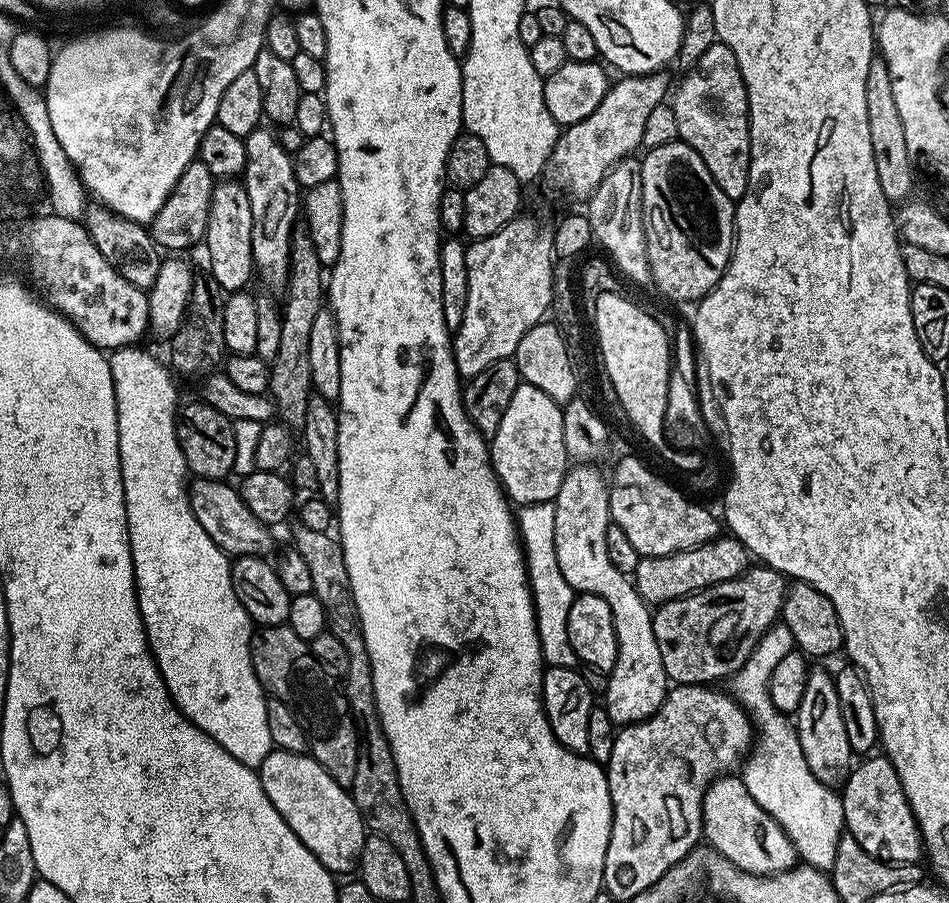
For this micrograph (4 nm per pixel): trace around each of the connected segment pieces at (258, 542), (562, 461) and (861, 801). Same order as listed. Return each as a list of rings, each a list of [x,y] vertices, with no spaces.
[[[193,479],[188,497],[194,518],[202,525],[202,530],[210,534],[210,538],[229,558],[238,556],[267,557],[272,548],[273,529],[269,525],[258,522],[254,514],[235,487],[222,480]]]
[[[521,382],[518,390],[514,390],[514,398],[510,398],[510,406],[506,406],[506,414],[502,414],[502,422],[498,422],[498,430],[490,438],[492,468],[500,479],[505,496],[513,505],[546,504],[555,501],[558,486],[562,486],[562,478],[570,467],[570,457],[562,434],[563,425],[563,407],[542,394],[538,386]]]
[[[872,754],[849,771],[842,785],[844,801],[844,827],[875,860],[885,860],[887,864],[915,865],[922,856],[920,827],[910,810],[910,802],[902,790],[898,770],[883,754]]]

